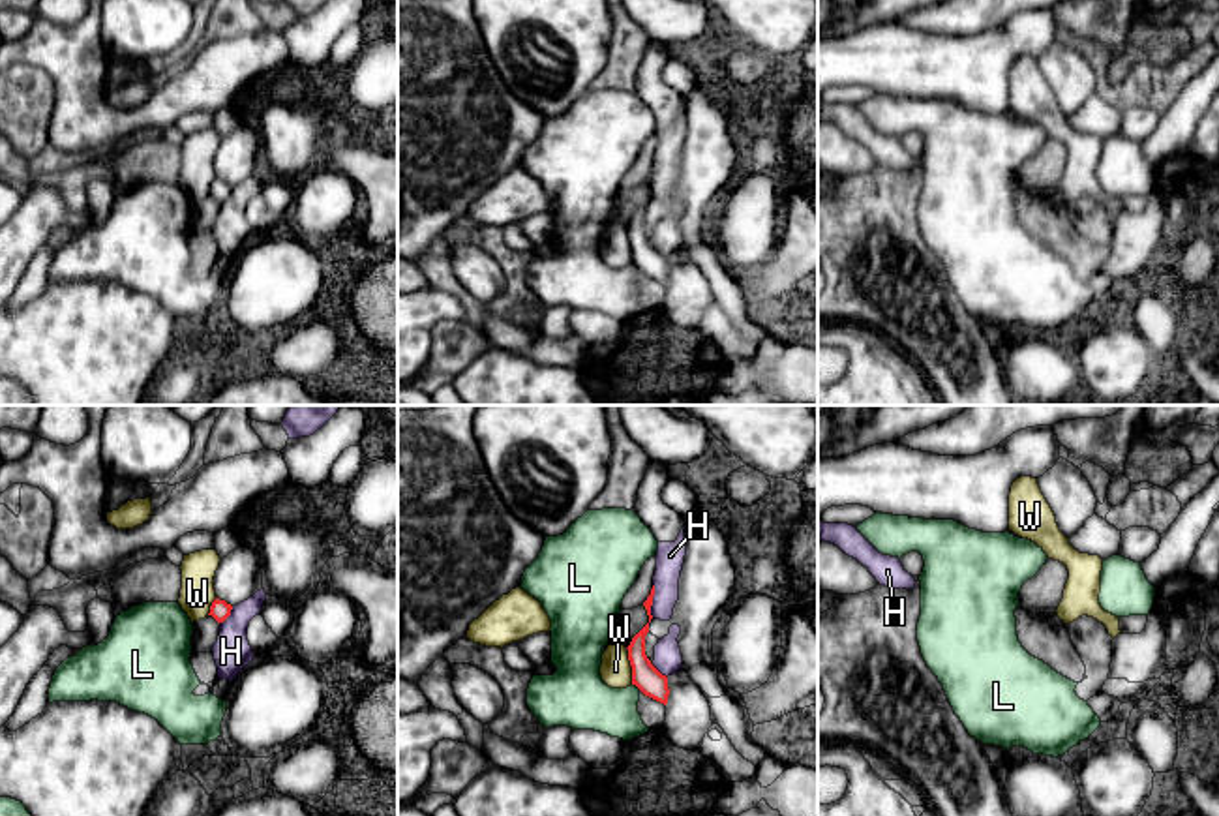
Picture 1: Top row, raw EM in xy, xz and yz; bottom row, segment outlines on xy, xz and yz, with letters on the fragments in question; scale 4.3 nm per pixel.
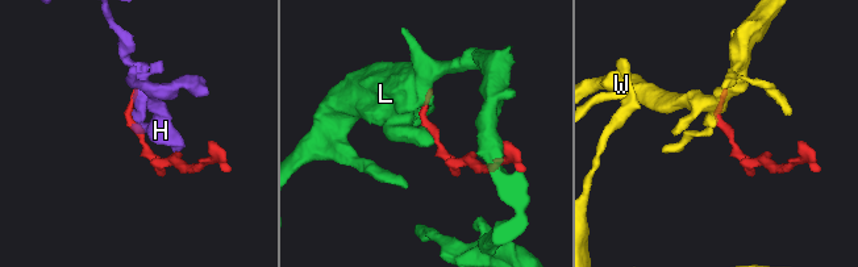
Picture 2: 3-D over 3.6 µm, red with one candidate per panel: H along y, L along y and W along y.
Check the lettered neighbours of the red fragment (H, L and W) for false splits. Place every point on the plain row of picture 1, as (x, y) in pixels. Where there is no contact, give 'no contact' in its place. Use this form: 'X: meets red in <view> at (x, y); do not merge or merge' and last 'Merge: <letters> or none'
H: meets red in xz at (651, 181); do not merge
L: meets red in xz at (636, 265); do not merge
W: meets red in xz at (631, 244); do not merge
Merge: none

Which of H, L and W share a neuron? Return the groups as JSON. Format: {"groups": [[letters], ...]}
{"groups": [["H"], ["L"], ["W"]]}

